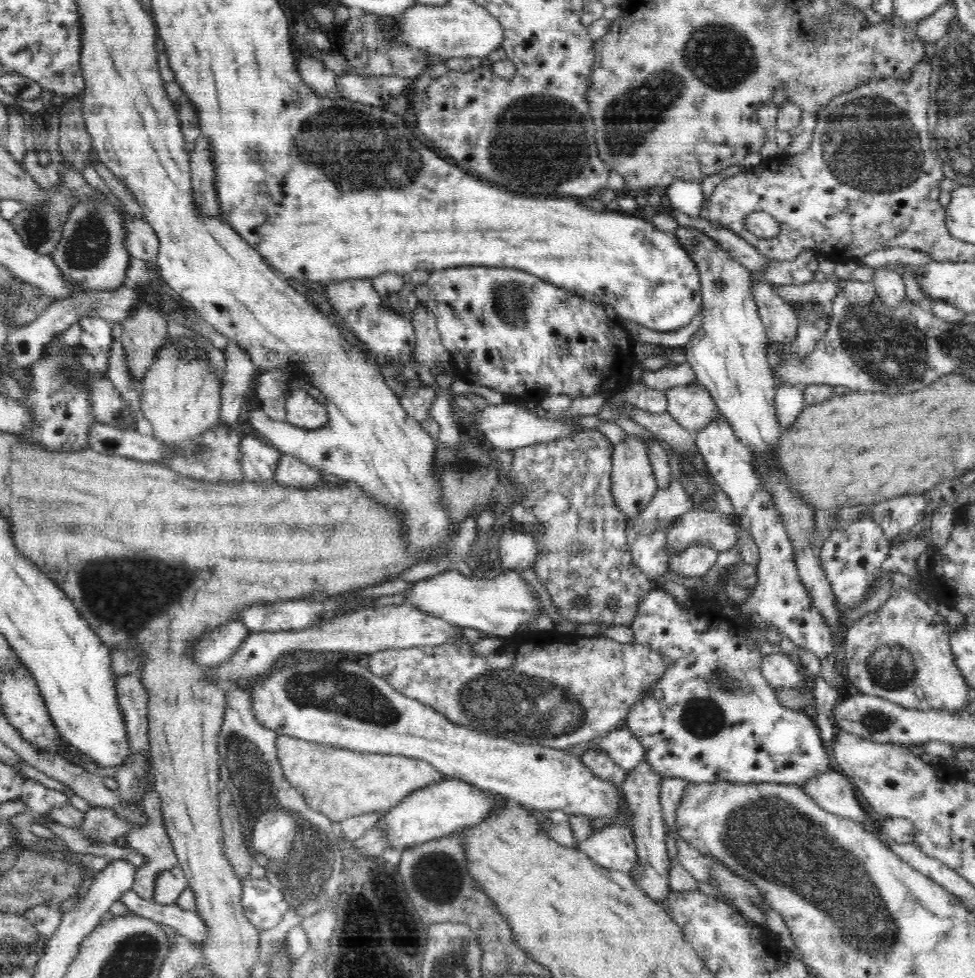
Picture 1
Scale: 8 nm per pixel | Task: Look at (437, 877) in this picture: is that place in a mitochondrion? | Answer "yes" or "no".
yes

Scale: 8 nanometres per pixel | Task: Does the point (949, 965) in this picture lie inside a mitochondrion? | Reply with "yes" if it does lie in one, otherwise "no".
no

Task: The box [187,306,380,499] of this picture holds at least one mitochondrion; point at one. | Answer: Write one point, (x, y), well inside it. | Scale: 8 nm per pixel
(291, 376)

